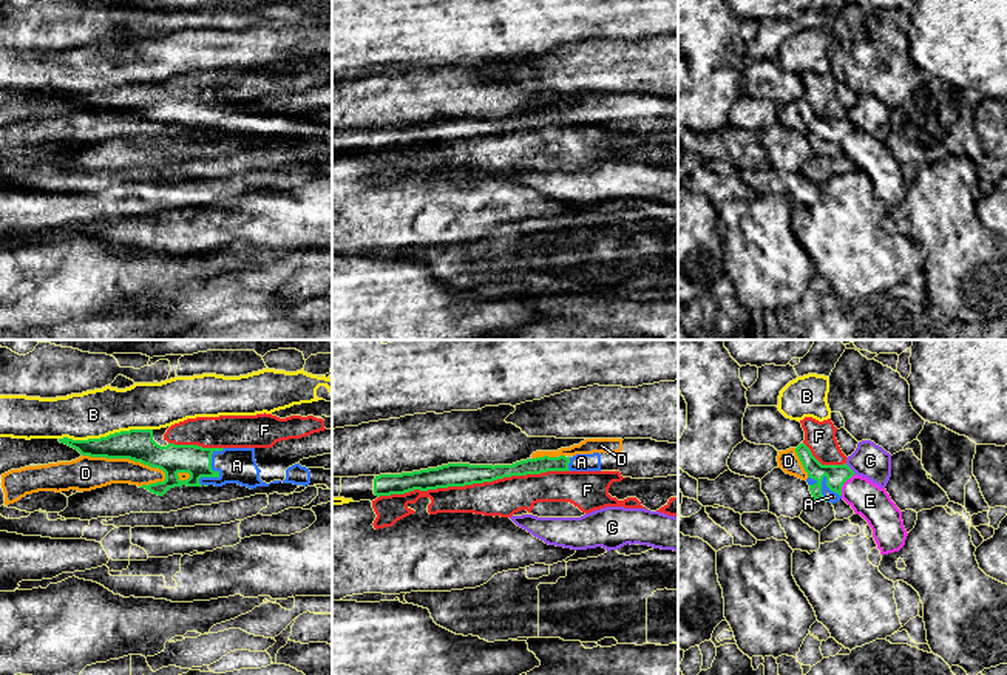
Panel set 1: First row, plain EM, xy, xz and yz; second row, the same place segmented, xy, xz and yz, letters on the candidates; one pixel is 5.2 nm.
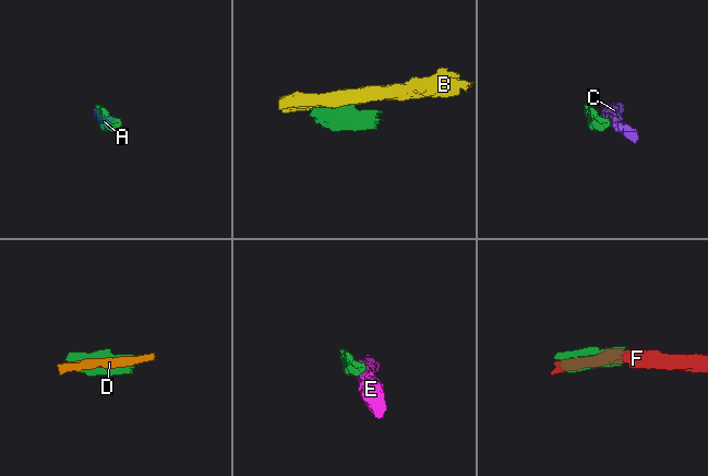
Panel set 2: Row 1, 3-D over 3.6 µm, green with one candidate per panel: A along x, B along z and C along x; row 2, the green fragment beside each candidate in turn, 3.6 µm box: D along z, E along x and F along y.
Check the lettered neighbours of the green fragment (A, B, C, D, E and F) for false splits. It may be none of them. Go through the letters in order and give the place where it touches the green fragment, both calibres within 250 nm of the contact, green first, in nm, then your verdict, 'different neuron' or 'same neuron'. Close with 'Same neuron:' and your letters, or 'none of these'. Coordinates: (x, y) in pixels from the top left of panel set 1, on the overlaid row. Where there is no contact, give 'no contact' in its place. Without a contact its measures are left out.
A: meets green in xy at (215, 471); 160 nm thick on the green side, 190 nm on the other; same neuron
B: meets green in xy at (107, 436); 170 nm thick on the green side, 260 nm on the other; different neuron
C: meets green in yz at (850, 468); 110 nm thick on the green side, 180 nm on the other; different neuron
D: meets green in xy at (127, 457); 170 nm thick on the green side, 180 nm on the other; different neuron
E: meets green in yz at (844, 482); 110 nm thick on the green side, 180 nm on the other; different neuron
F: meets green in xz at (473, 482); 130 nm thick on the green side, 200 nm on the other; different neuron
Same neuron: A

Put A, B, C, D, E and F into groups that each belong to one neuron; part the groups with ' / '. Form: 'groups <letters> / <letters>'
groups A / B / C / D / E / F

